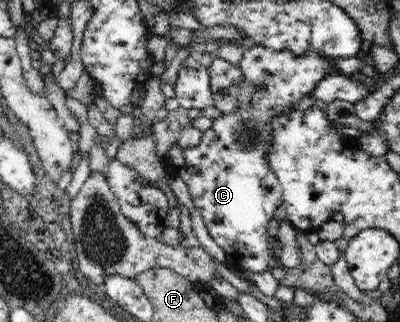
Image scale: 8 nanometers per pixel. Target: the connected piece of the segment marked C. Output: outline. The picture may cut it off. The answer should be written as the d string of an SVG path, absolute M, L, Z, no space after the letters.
M254 46L246 49L238 67L244 80L254 88L248 107L238 107L228 114L222 112L219 119L213 121L213 127L203 131L200 143L188 149L179 149L172 145L168 150L166 173L168 176L180 177L186 184L192 203L200 211L203 221L212 239L225 251L231 264L250 273L262 273L268 271L270 265L270 235L266 232L270 219L277 217L281 212L283 202L282 185L277 176L268 165L267 157L274 148L274 123L279 117L286 117L298 105L302 99L315 92L316 85L328 76L332 71L341 72L344 75L360 73L364 69L365 62L355 57L328 58L320 51L306 50L304 55L294 55L292 50L270 50L264 46Z

